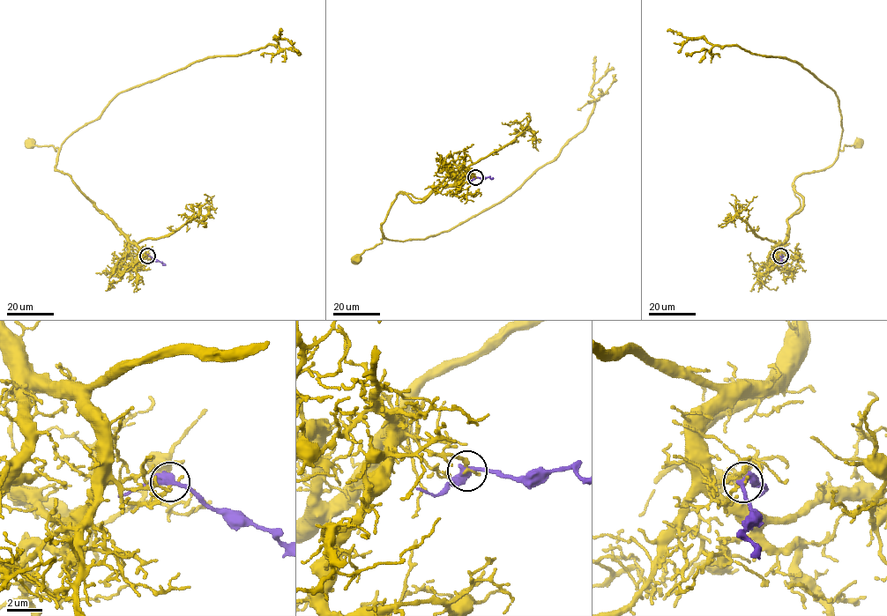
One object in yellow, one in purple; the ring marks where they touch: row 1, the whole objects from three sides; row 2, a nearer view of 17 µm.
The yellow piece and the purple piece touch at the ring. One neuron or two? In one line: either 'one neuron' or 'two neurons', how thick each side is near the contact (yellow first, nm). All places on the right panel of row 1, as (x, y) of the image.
two neurons | 220/380 nm

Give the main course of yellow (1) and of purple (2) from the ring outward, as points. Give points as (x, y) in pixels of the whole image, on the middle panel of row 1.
1: (475, 177), (465, 172), (457, 181), (436, 186), (421, 199), (399, 193), (382, 224), (382, 242), (356, 257)
2: (475, 177), (493, 178)

